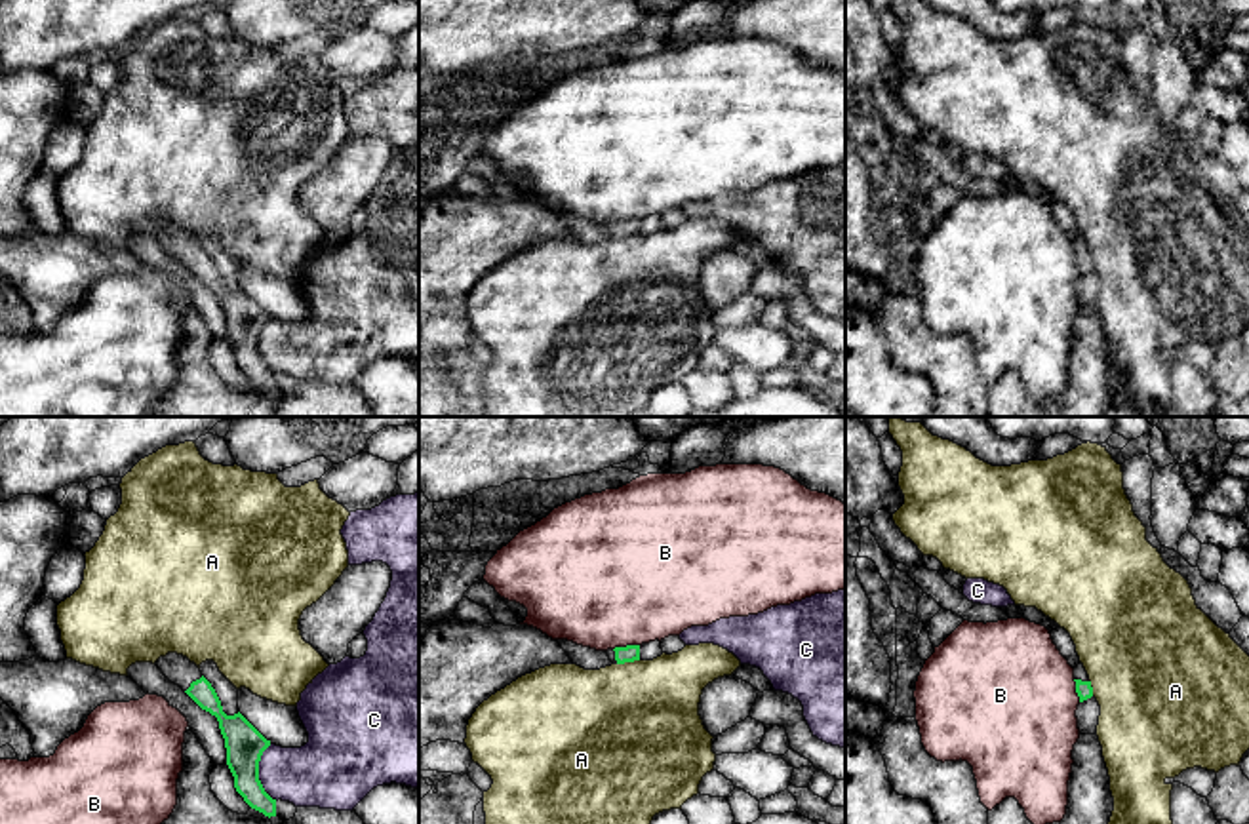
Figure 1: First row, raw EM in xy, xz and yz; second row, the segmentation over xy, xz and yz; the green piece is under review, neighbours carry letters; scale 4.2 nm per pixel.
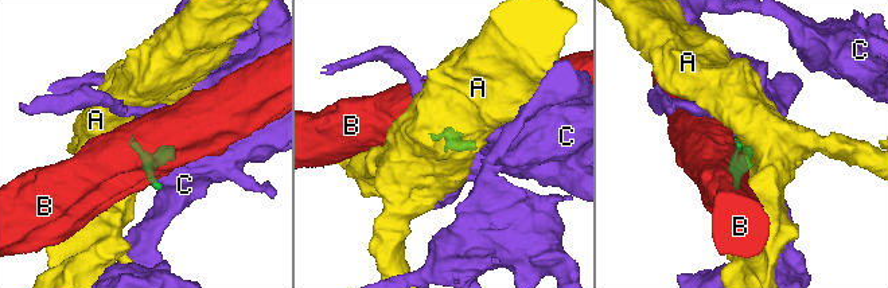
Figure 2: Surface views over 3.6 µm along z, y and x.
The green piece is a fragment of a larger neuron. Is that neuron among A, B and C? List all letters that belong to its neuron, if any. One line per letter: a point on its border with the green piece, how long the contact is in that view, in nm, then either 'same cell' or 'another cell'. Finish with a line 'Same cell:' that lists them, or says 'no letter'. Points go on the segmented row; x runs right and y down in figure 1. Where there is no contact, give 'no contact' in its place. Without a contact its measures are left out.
A: xz (627, 661) | 100 nm | another cell
B: xz (627, 646) | 110 nm | another cell
C: xy (257, 773) | 240 nm | another cell
Same cell: no letter

